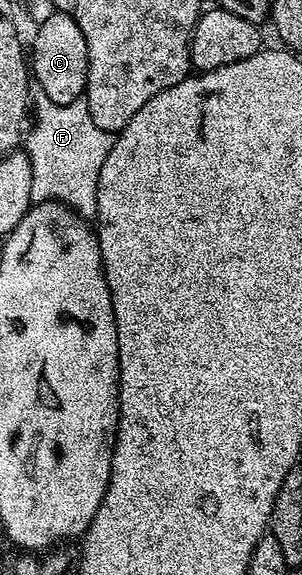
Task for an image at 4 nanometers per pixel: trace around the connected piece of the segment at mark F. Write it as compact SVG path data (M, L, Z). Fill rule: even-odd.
M34 88L31 93L31 128L23 137L23 151L31 163L33 202L58 201L60 205L68 205L79 217L96 218L99 171L103 171L103 162L113 150L114 140L114 134L95 127L84 99L56 105L43 95L41 89Z

